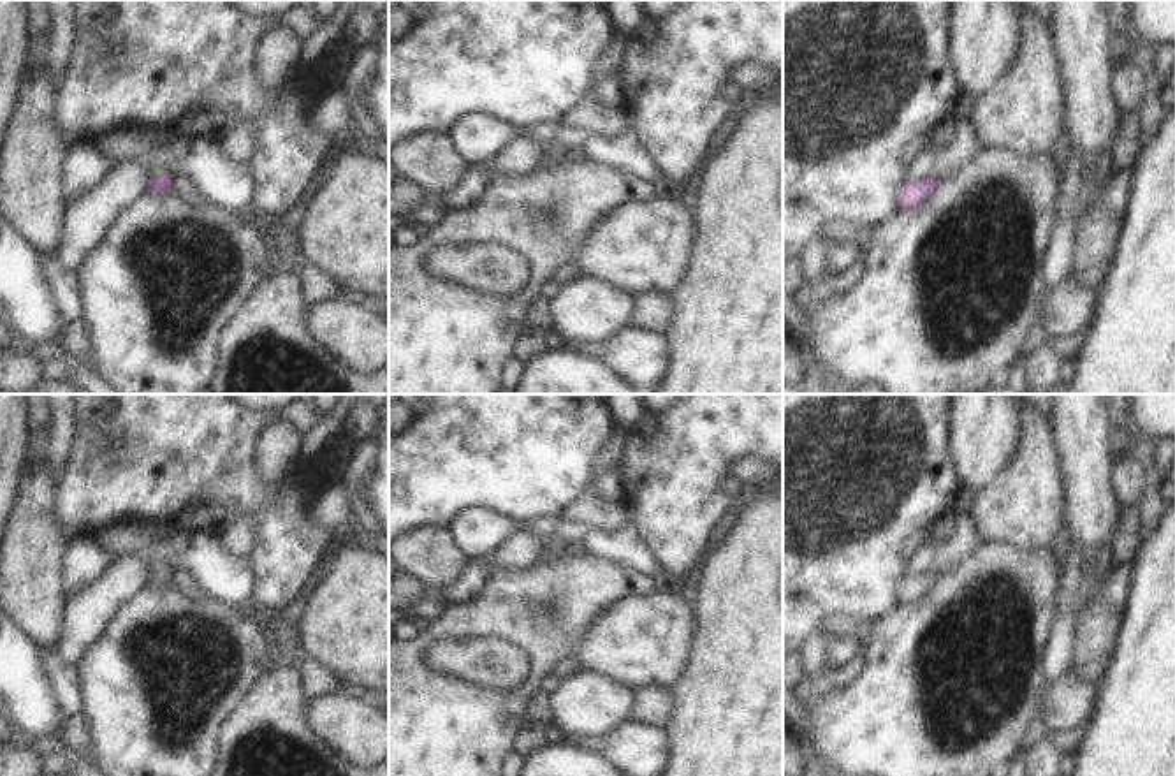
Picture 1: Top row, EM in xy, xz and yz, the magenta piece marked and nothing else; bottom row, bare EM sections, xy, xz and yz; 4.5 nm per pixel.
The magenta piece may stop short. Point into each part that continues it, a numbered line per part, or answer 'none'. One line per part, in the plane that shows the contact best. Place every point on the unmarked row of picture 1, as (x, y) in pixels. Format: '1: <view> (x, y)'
1: xz (551, 551)

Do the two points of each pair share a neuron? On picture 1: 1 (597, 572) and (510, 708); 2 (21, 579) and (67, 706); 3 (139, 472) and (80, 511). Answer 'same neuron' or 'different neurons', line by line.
1: same neuron
2: different neurons
3: same neuron

